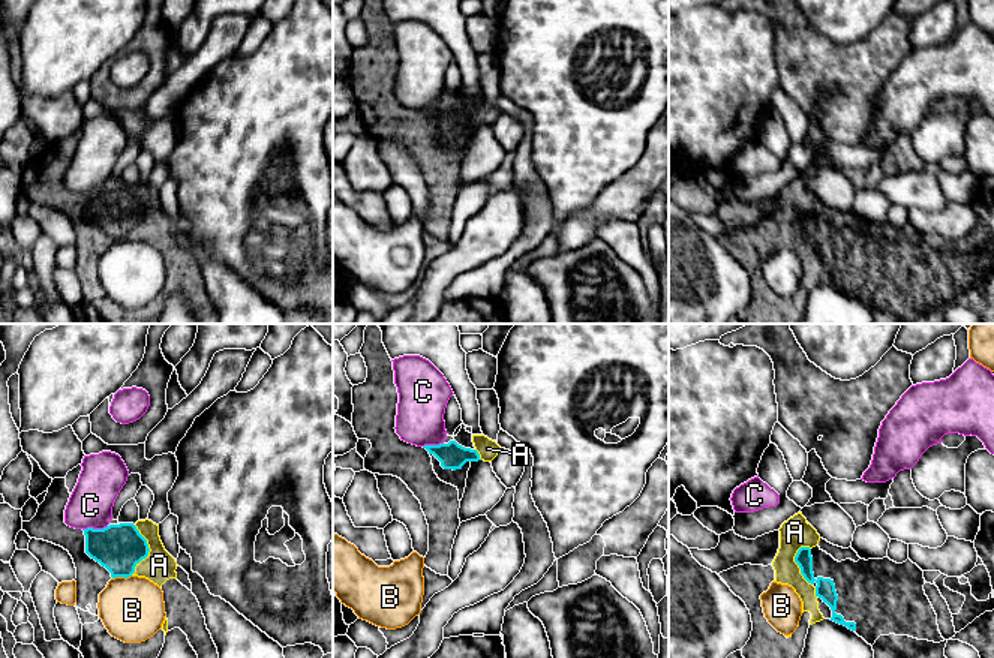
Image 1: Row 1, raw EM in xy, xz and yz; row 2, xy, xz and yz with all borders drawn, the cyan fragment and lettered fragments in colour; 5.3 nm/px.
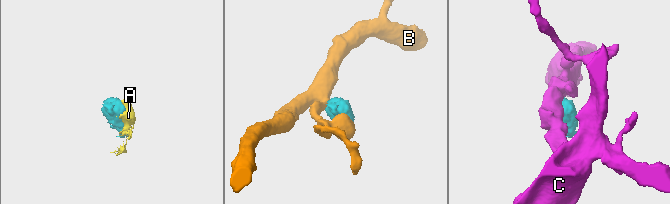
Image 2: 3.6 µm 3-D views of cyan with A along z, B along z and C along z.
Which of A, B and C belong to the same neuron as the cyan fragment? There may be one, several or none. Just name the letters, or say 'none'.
A

